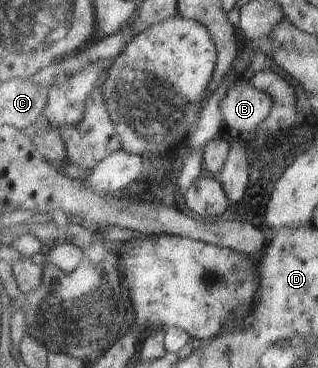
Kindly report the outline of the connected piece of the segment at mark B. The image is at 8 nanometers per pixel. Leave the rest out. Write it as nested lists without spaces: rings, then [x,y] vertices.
[[[241,75],[221,101],[224,128],[239,135],[260,129],[273,105],[271,95],[255,86],[250,76]]]

